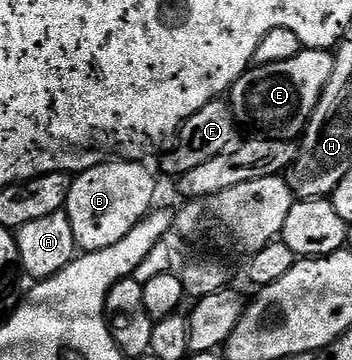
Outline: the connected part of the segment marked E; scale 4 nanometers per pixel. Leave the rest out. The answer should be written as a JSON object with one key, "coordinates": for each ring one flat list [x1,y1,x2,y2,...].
{"coordinates":[[302,48,295,59,285,59,283,63,254,64,227,94,233,112,246,126,254,125,260,136,280,141,300,138,331,79,334,60,328,49]]}

